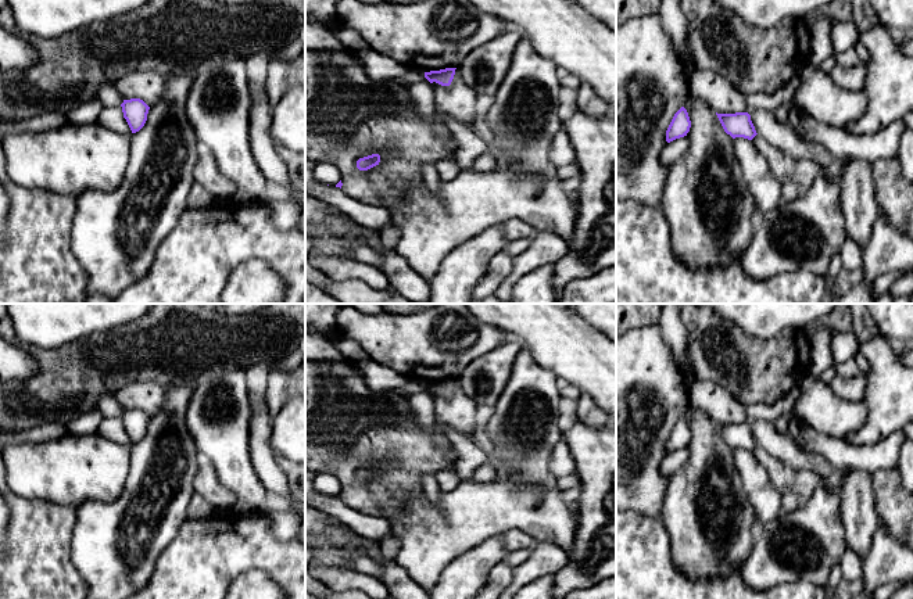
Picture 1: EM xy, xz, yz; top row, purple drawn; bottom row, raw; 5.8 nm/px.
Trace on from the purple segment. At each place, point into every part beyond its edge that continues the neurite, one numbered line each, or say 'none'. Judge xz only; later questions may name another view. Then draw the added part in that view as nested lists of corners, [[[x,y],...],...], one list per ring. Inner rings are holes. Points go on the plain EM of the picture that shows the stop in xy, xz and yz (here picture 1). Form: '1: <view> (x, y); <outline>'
none

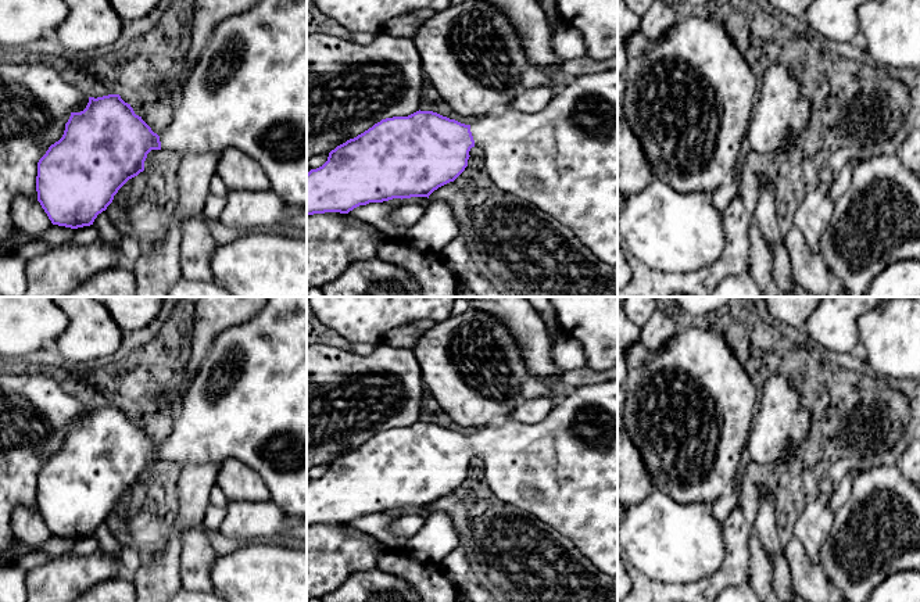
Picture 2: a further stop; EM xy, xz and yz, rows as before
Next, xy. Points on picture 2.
1: xy (247, 400); [[[268,297],[254,318],[222,330],[211,341],[160,452],[175,470],[190,463],[219,466],[229,458],[239,459],[264,479],[272,502],[290,516],[307,516],[307,297]]]

